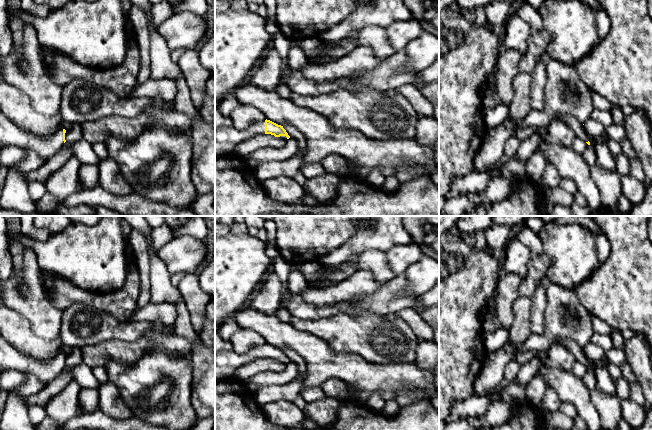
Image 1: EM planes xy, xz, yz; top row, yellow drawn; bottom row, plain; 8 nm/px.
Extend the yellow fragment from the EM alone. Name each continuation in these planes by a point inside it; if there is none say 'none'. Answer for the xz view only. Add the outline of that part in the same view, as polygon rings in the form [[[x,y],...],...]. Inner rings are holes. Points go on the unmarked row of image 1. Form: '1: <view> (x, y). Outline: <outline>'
1: xz (226, 364). Outline: [[[265,344],[256,346],[245,354],[234,351],[215,354],[215,379],[234,376],[235,371],[242,365],[256,359],[265,358]]]

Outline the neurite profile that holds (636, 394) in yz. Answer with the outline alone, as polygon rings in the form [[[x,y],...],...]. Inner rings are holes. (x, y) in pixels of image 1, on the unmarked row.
[[[635,382],[630,385],[629,399],[633,400],[635,403],[641,406],[645,405],[644,392],[639,383]]]

